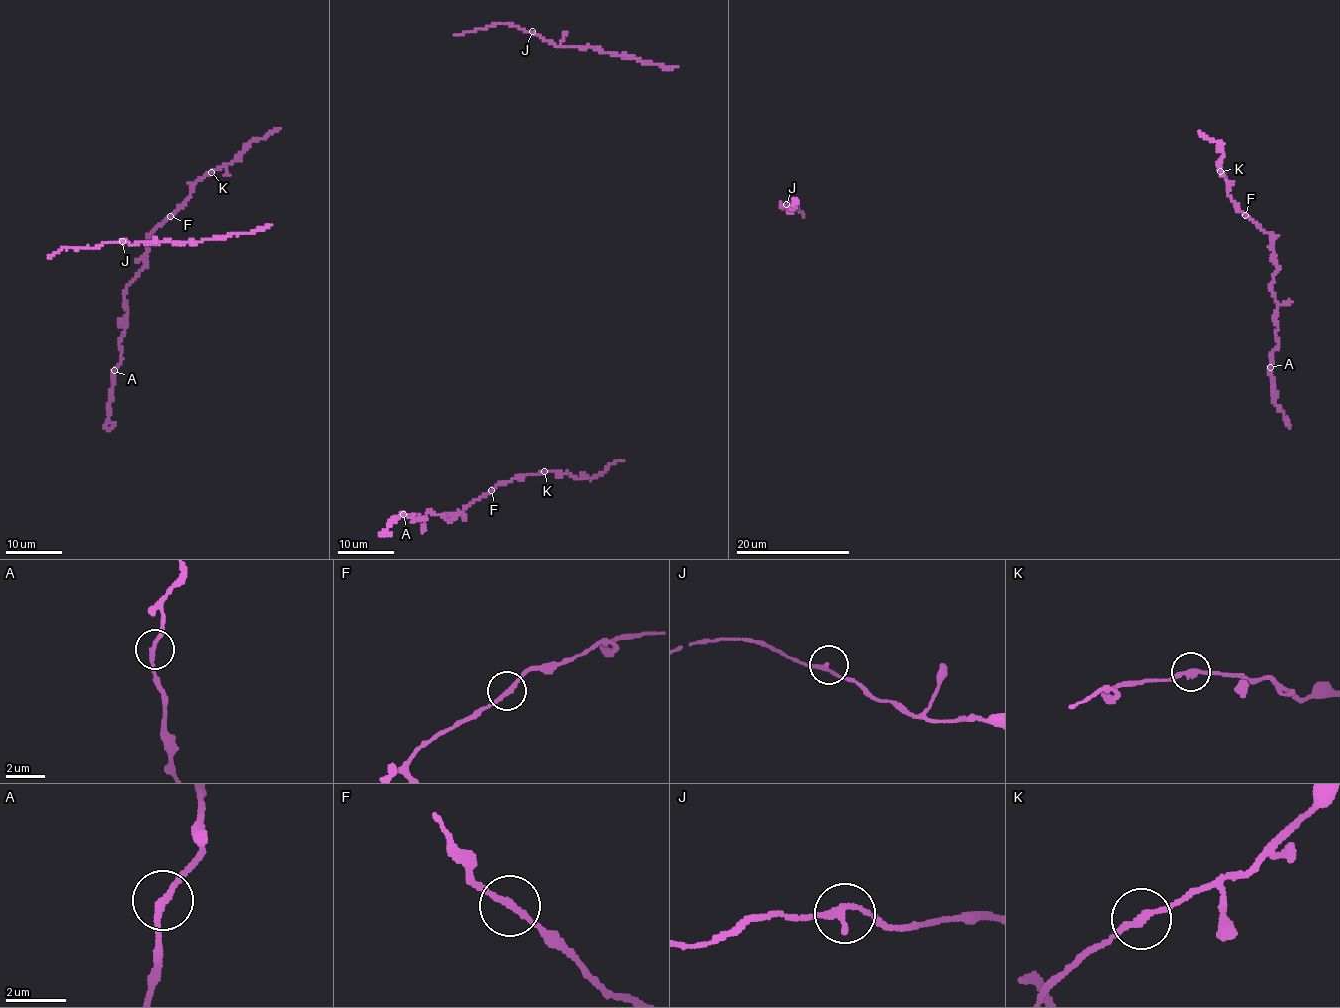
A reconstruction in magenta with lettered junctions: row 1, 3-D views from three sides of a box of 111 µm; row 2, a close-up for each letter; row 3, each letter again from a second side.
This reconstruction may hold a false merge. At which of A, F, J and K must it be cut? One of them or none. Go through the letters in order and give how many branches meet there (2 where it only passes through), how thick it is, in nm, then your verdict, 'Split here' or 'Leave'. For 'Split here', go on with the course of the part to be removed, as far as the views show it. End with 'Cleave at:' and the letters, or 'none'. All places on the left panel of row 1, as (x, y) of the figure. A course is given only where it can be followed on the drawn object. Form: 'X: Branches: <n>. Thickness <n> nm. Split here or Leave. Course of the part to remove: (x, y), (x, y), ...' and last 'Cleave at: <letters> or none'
A: Branches: 2. Thickness 200 nm. Leave
F: Branches: 2. Thickness 200 nm. Leave
J: Branches: 2. Thickness 220 nm. Leave
K: Branches: 2. Thickness 240 nm. Leave
Cleave at: none

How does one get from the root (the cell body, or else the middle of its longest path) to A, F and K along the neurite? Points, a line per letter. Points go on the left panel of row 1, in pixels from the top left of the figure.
A: (278, 130), (253, 140), (230, 163), (203, 175), (149, 236), (147, 264), (125, 294), (121, 363), (114, 370)
F: (278, 130), (253, 140), (230, 163), (203, 175), (193, 186), (191, 195), (170, 216)
K: (278, 130), (253, 140), (230, 163), (211, 171)

